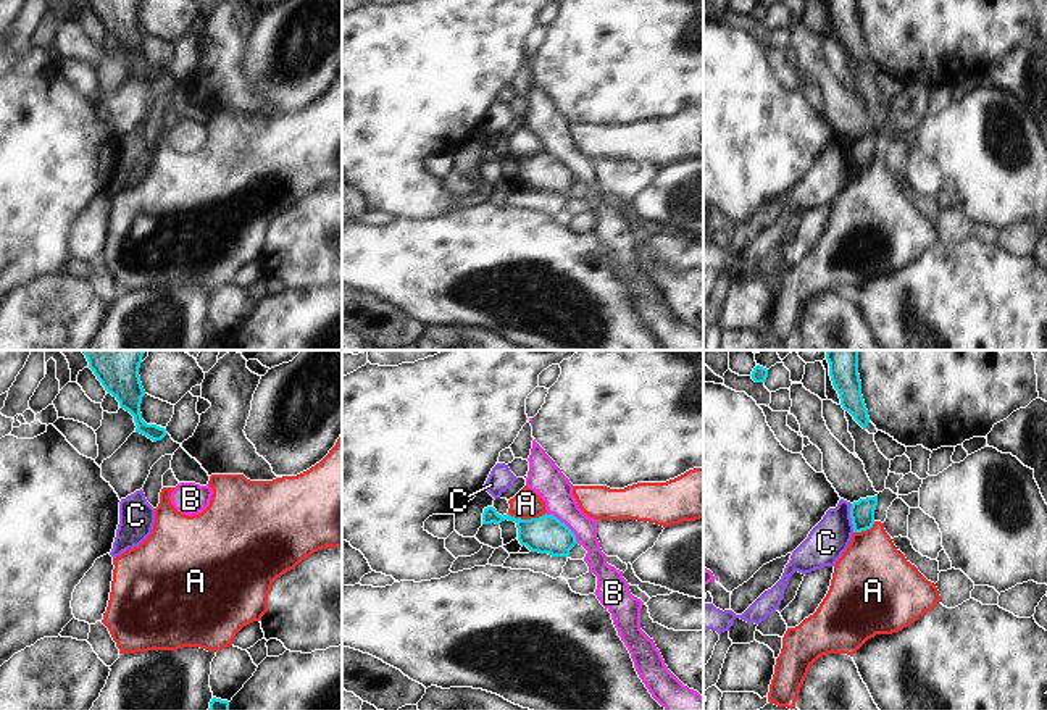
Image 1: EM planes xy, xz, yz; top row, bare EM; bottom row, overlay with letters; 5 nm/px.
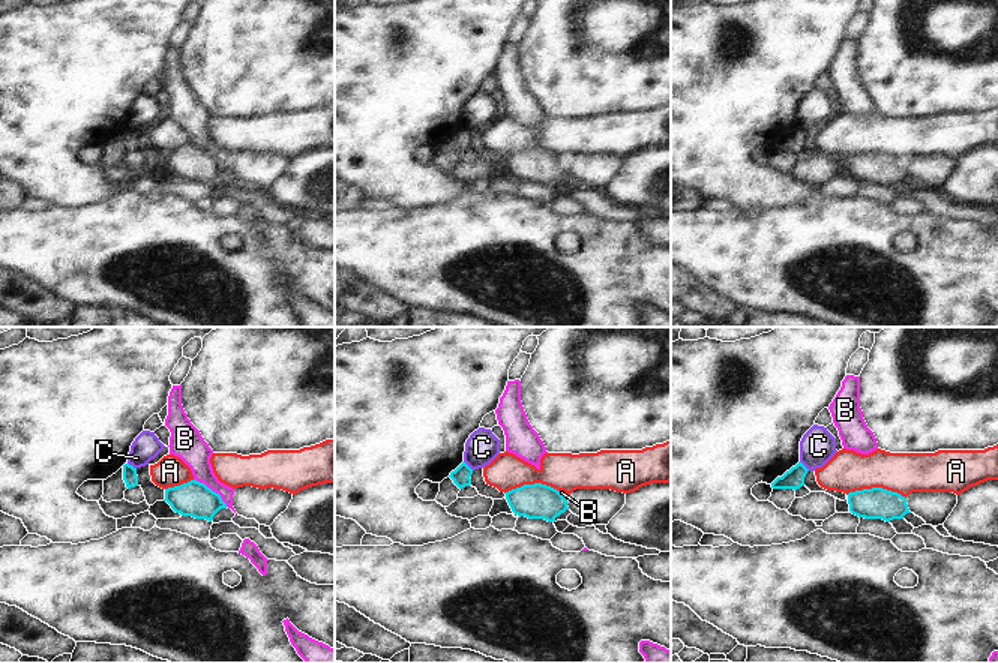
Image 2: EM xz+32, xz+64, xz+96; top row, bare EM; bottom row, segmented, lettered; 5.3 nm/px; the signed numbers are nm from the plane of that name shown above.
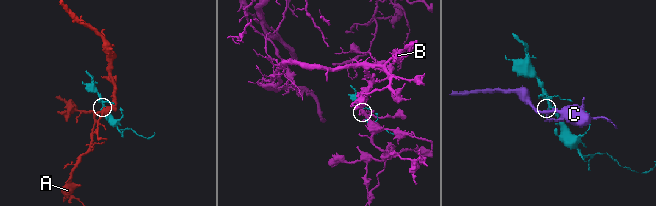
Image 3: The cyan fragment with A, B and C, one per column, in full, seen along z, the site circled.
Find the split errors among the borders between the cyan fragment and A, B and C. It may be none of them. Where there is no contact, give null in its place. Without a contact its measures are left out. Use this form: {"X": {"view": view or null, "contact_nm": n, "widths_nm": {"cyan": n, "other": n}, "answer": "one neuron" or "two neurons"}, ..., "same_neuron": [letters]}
{"A": {"view": "xz", "contact_nm": 200, "widths_nm": {"cyan": 190, "other": 150}, "answer": "two neurons"}, "B": {"view": "xz", "contact_nm": 220, "widths_nm": {"cyan": 190, "other": 170}, "answer": "two neurons"}, "C": {"view": "yz", "contact_nm": 140, "widths_nm": {"cyan": 120, "other": 200}, "answer": "two neurons"}, "same_neuron": []}

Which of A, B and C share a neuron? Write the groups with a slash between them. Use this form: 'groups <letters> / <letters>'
groups A / B / C

